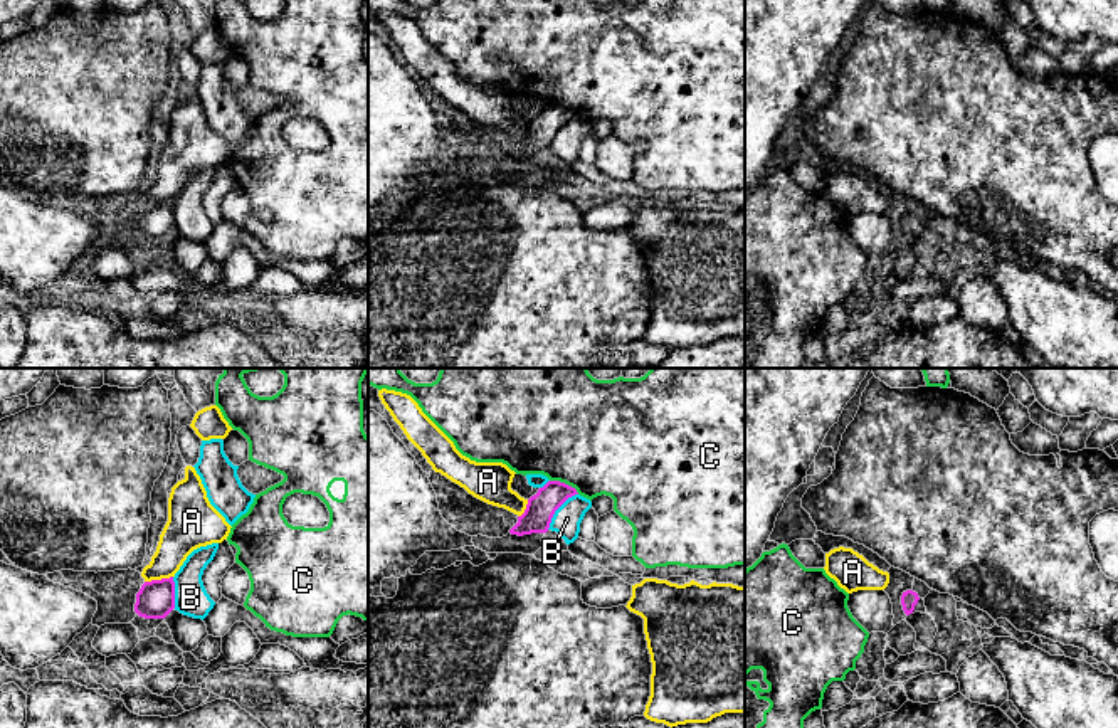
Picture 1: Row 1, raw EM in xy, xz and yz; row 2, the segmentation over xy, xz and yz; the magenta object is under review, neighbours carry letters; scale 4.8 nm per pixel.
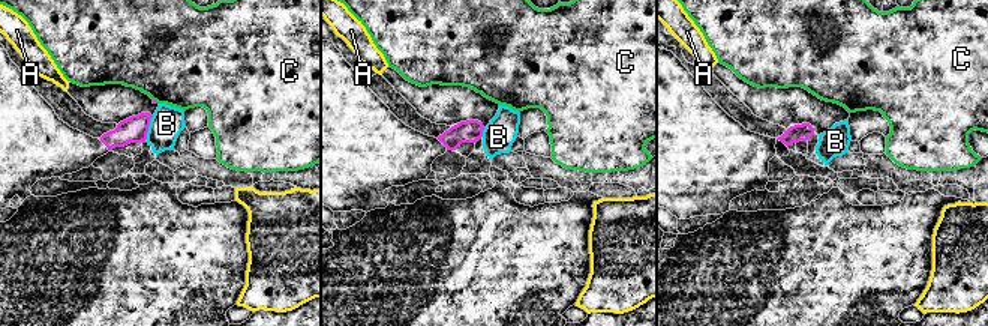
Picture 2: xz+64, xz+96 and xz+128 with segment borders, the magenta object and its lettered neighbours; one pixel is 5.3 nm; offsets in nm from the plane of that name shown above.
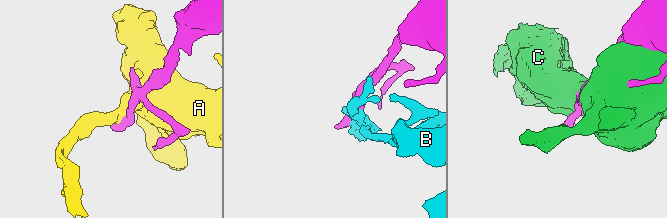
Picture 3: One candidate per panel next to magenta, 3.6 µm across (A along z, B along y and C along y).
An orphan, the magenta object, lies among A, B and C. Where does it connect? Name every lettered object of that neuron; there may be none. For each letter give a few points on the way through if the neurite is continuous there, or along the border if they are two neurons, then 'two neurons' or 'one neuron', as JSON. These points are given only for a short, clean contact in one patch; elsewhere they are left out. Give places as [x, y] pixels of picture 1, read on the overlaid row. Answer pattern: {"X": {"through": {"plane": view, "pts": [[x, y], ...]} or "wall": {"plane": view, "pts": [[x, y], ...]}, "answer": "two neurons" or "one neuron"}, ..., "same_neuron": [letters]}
{"A": {"wall": {"plane": "xy", "pts": [[172, 575], [145, 582]]}, "answer": "two neurons"}, "B": {"answer": "two neurons"}, "C": {"answer": "two neurons"}, "same_neuron": []}

